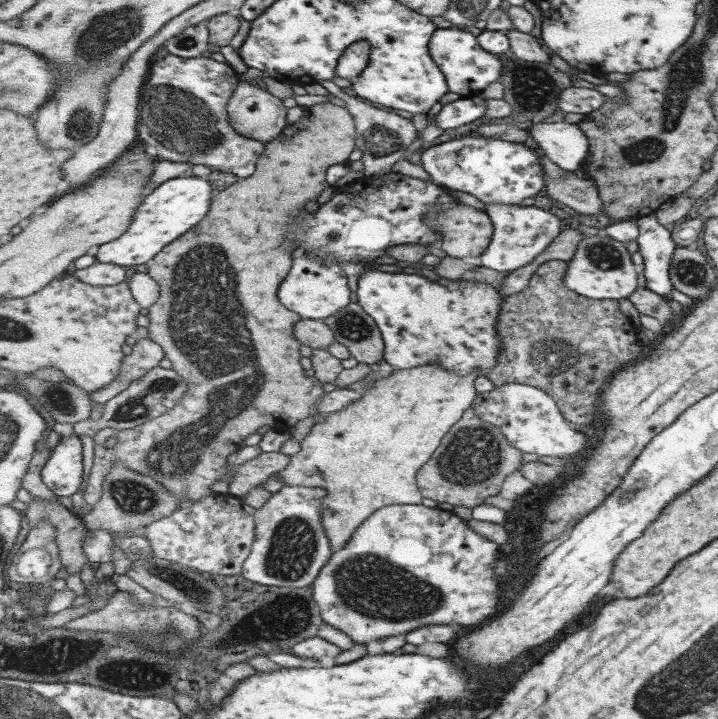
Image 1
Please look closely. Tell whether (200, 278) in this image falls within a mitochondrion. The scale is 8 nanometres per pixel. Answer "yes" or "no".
yes

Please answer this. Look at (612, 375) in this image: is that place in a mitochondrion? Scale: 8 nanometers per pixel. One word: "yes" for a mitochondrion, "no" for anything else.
no

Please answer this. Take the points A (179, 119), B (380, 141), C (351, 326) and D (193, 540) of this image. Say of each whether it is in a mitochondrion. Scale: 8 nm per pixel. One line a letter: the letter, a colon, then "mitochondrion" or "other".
A: mitochondrion
B: mitochondrion
C: mitochondrion
D: other

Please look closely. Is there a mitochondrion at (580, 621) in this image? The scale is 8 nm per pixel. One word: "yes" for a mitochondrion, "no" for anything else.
no

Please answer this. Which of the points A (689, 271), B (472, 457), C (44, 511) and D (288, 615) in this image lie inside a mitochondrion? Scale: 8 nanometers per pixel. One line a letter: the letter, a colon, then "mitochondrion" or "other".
A: mitochondrion
B: mitochondrion
C: other
D: mitochondrion

